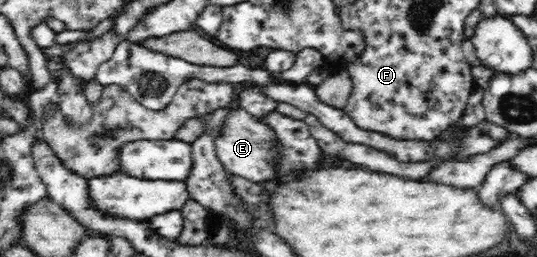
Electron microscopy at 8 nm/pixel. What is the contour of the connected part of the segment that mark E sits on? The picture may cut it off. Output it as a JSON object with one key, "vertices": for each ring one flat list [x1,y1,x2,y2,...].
{"vertices":[[242,107,231,108,229,110,229,115,223,120,221,133,214,139,215,153,218,161,222,163,222,167,226,168,228,173,253,181,254,183,260,182,260,184,262,184,264,180,268,180,268,182,276,180,272,178,273,173,269,167,269,159,273,158,273,145,269,144,272,142,273,130,270,129,269,126,262,124,256,117,252,116]]}

